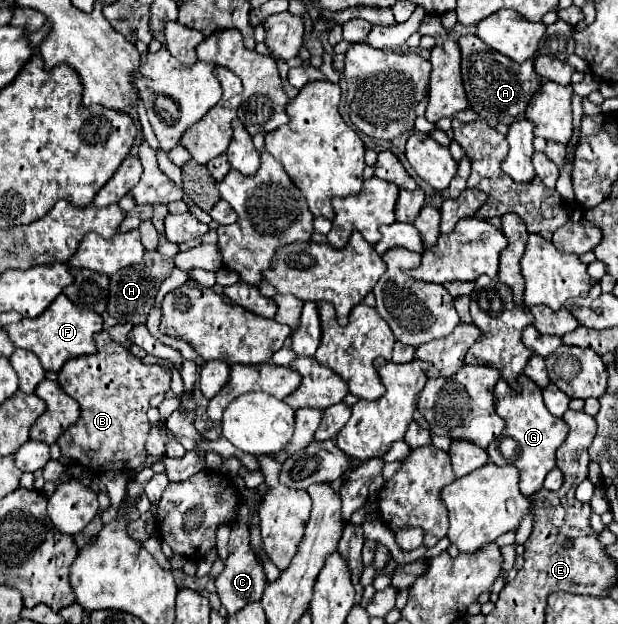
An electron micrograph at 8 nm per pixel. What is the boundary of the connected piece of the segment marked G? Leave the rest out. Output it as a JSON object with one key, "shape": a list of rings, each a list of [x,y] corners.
{"shape":[[[526,375],[518,377],[520,391],[514,391],[508,387],[506,381],[498,381],[494,387],[496,397],[496,413],[504,419],[504,431],[500,435],[500,441],[494,441],[488,445],[490,461],[496,465],[514,465],[520,471],[520,491],[522,495],[530,497],[532,493],[540,491],[544,477],[556,467],[556,449],[560,443],[564,443],[568,435],[568,425],[554,417],[544,401],[542,401],[542,389],[532,383]]]}

